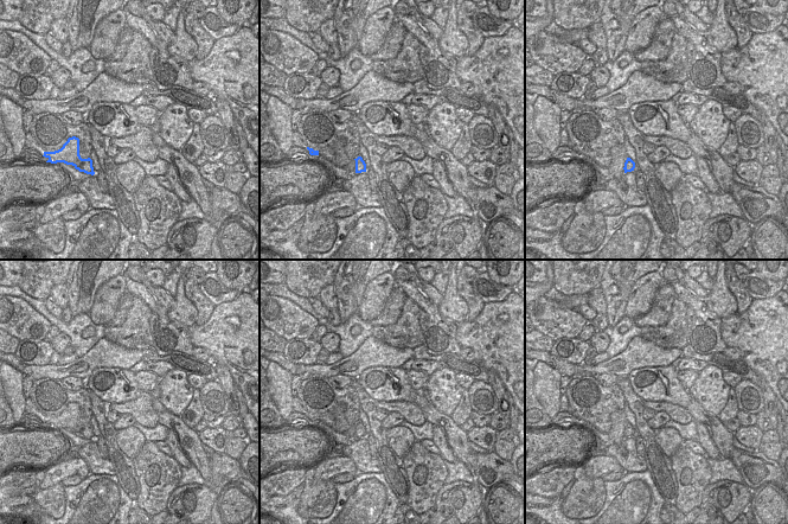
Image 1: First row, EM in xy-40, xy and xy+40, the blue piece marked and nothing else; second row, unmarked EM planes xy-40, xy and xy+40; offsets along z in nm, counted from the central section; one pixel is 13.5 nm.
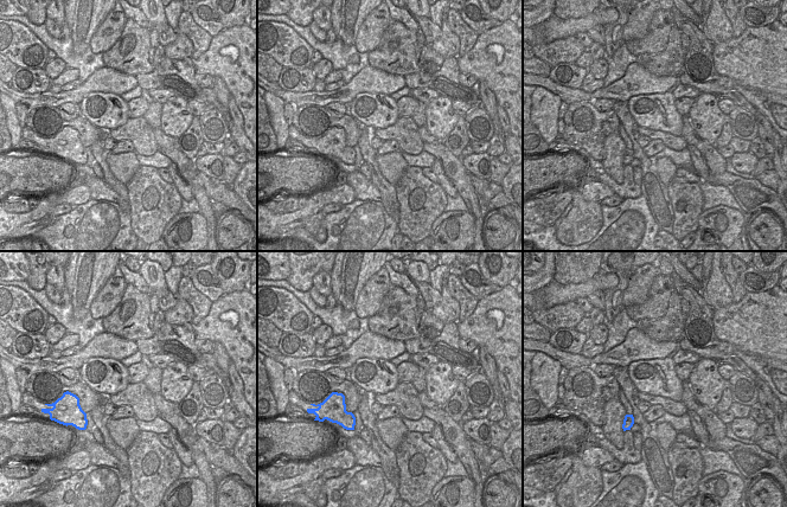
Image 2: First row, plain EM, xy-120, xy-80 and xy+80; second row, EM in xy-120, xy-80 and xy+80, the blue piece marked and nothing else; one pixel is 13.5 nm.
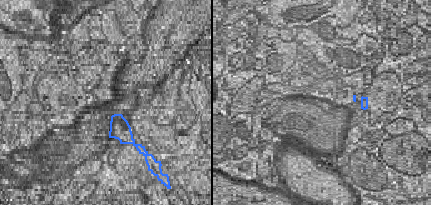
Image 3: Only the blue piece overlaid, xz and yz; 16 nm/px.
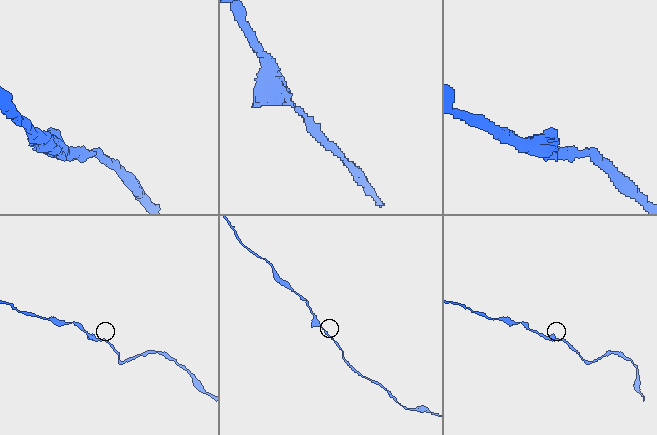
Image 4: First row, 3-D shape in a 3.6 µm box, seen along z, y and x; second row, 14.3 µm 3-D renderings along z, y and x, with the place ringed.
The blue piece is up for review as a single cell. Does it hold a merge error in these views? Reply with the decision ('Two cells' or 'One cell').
One cell

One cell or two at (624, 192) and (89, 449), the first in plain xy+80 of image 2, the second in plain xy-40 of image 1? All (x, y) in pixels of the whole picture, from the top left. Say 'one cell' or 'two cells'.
one cell

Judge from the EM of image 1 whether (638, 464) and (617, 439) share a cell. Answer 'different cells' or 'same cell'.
different cells

